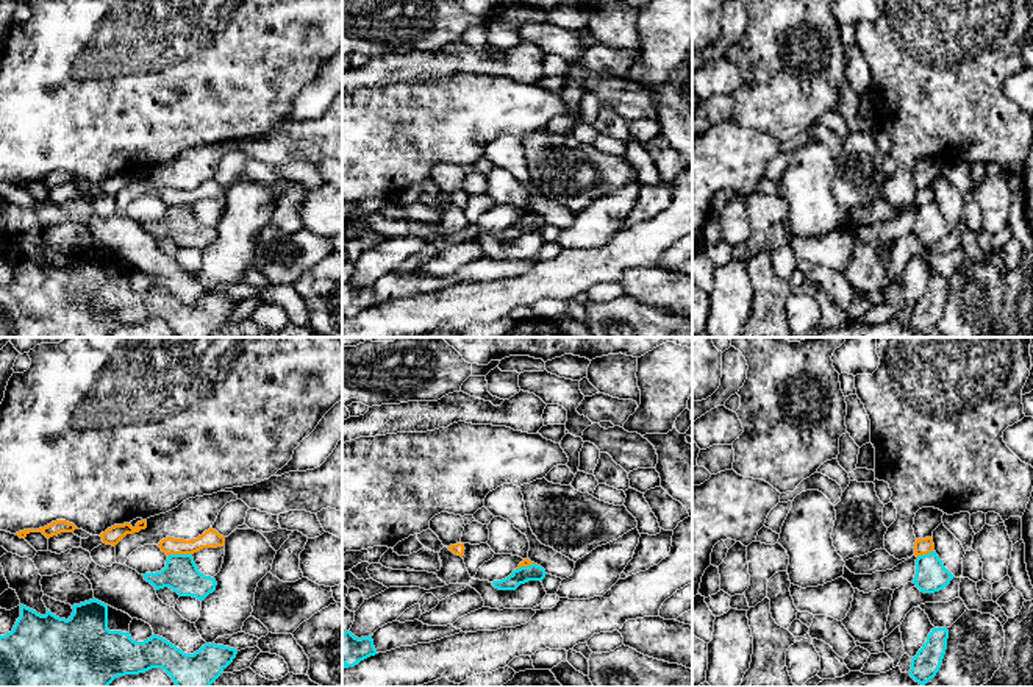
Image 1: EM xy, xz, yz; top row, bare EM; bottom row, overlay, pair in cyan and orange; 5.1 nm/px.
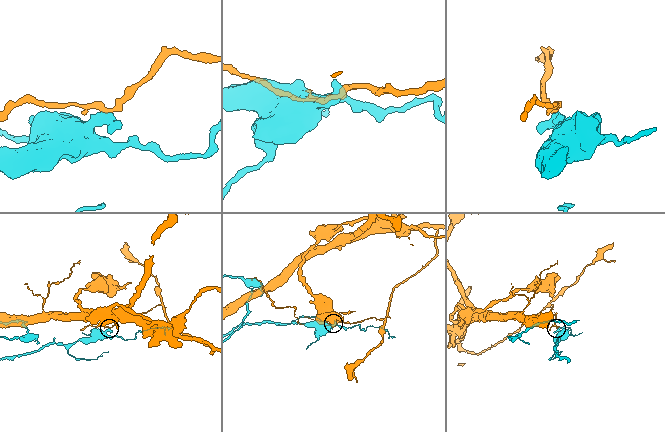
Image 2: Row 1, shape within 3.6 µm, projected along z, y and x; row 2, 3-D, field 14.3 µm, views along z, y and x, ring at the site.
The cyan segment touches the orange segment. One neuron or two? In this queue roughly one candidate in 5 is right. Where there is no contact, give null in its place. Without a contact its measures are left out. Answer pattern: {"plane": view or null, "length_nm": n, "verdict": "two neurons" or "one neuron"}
{"plane": "xy", "length_nm": 130, "verdict": "two neurons"}

